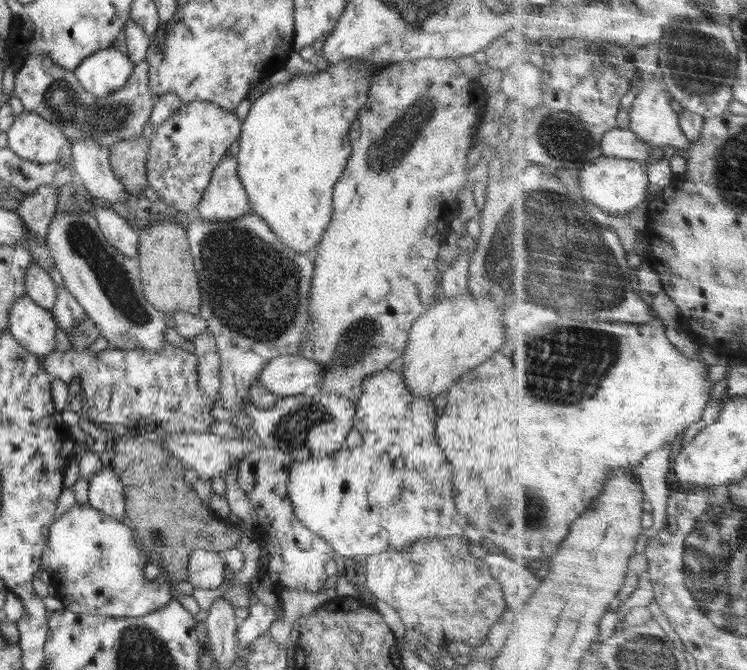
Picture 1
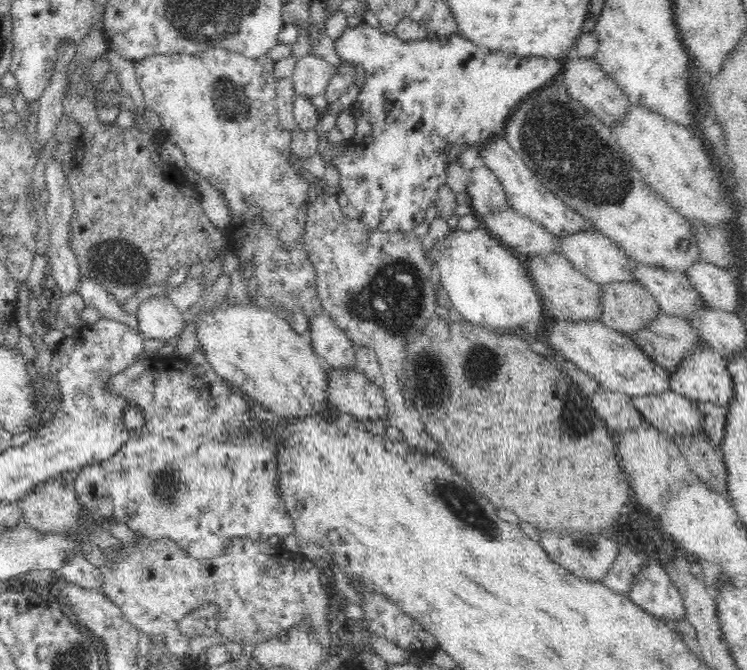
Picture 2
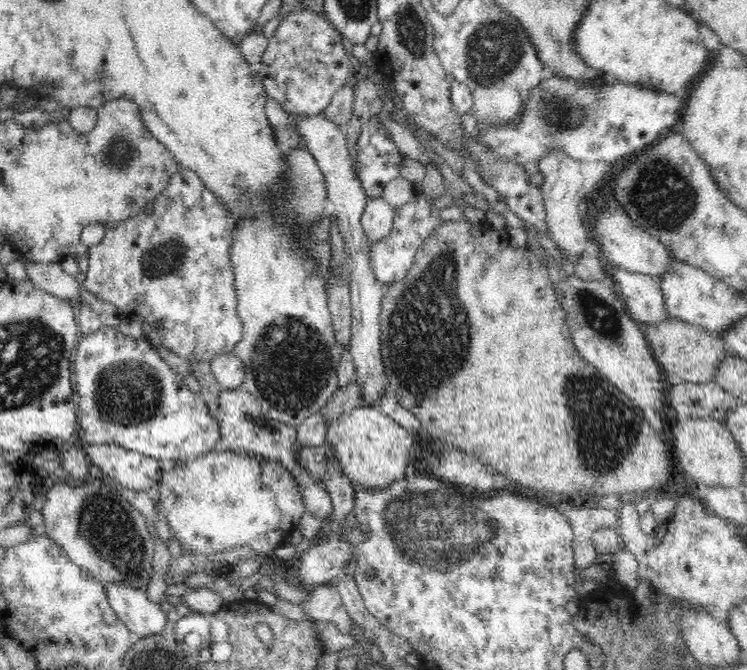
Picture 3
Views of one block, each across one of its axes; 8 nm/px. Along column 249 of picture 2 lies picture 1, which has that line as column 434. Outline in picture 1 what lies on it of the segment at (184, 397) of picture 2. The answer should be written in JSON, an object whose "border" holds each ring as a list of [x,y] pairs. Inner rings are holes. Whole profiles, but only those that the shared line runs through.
{"border":[[[388,367],[368,375],[368,377],[362,381],[362,393],[360,393],[357,399],[356,421],[352,424],[353,428],[358,429],[360,435],[362,435],[360,445],[352,447],[351,449],[344,447],[341,452],[332,453],[330,456],[319,459],[295,461],[292,466],[290,466],[287,491],[288,498],[292,501],[294,515],[300,519],[300,522],[302,522],[306,528],[324,538],[324,540],[332,546],[332,550],[334,550],[336,555],[352,559],[360,556],[360,554],[369,557],[372,554],[388,552],[388,550],[404,550],[404,548],[408,548],[408,546],[420,539],[433,539],[447,536],[463,537],[485,548],[485,540],[481,530],[478,529],[475,524],[472,524],[468,517],[461,515],[458,509],[456,509],[456,503],[454,502],[454,497],[452,497],[452,467],[450,466],[449,459],[446,458],[442,448],[440,448],[435,434],[436,423],[439,417],[436,411],[436,404],[434,404],[433,399],[417,398],[416,395],[412,395],[412,391],[408,389],[408,385],[406,385],[406,381],[404,380],[405,378],[401,371],[392,371],[392,369]]]}

